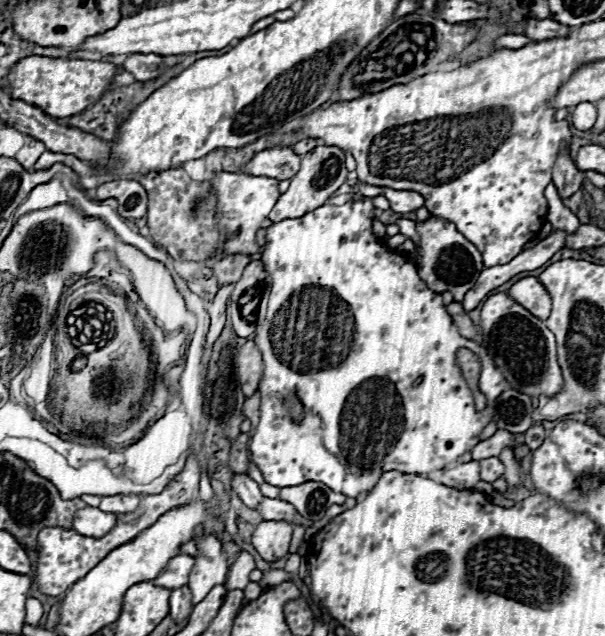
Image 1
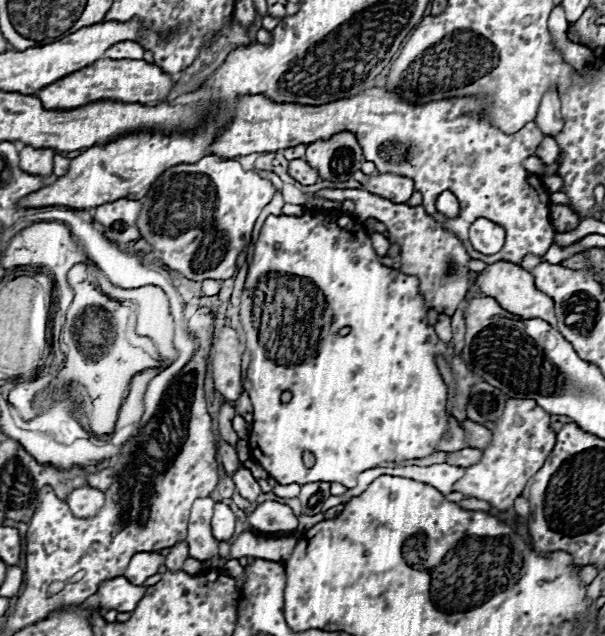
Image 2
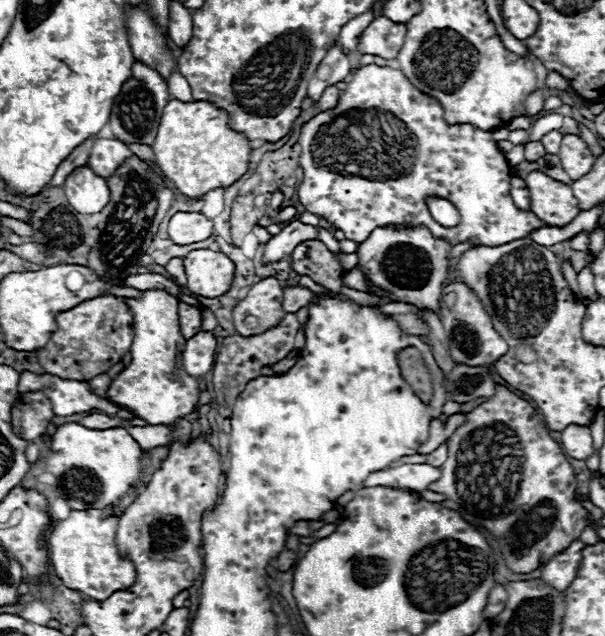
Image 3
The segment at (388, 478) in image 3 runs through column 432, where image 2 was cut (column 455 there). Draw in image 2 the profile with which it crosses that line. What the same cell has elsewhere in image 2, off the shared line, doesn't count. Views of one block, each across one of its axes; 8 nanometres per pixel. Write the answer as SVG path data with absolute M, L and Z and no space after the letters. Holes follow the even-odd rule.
M448 464L400 466L400 468L370 468L370 470L366 470L366 472L362 472L358 476L358 486L356 488L346 490L342 496L330 496L326 500L326 510L334 508L338 504L344 504L344 502L348 502L354 496L360 496L360 492L364 492L368 488L368 484L372 480L376 480L376 476L402 476L402 478L410 478L410 480L416 480L416 482L430 484L432 488L440 490L442 494L450 494L452 492L452 484L456 480L460 480L462 474L464 474L464 468L460 468L460 466L448 466Z

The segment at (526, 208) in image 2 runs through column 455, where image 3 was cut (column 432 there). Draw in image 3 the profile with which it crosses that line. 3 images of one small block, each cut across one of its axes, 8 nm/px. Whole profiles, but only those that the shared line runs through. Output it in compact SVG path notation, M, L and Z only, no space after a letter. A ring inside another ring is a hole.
M368 64L364 68L360 68L358 72L354 72L350 76L350 82L348 82L348 88L342 92L338 104L330 110L324 110L320 112L318 116L314 116L312 120L308 120L304 126L302 126L302 132L300 132L300 138L298 138L298 144L302 148L302 154L300 154L300 168L304 172L304 178L302 178L302 184L298 186L298 198L300 202L304 204L304 208L312 214L318 214L318 216L324 216L324 220L334 226L334 228L340 228L348 240L354 240L354 242L364 242L374 228L382 228L382 226L388 226L388 224L424 224L430 228L430 232L438 238L446 238L450 244L460 244L460 242L466 242L466 240L474 240L476 244L484 244L484 246L500 246L500 244L508 244L512 240L520 240L520 238L526 238L532 230L540 228L540 226L546 226L536 214L532 212L522 212L516 208L516 204L512 202L512 196L510 196L510 176L512 176L512 168L506 160L506 156L498 150L498 144L492 140L492 134L486 132L486 130L480 130L472 124L446 124L446 120L442 118L444 116L444 110L440 106L438 100L434 100L432 96L420 92L418 88L414 88L410 84L410 80L400 72L400 70L394 70L390 66L376 66L376 64ZM426 196L440 196L440 198L446 198L450 200L458 212L460 212L460 224L454 226L454 228L444 228L440 226L428 212L426 208L426 202L424 198Z

